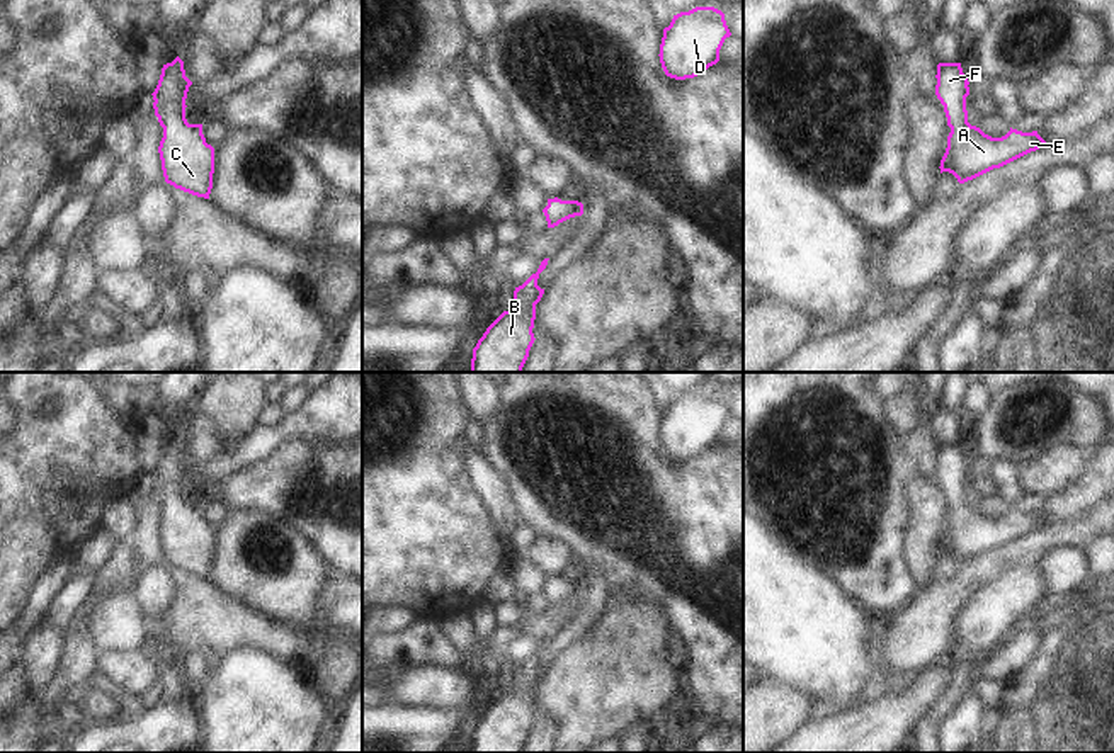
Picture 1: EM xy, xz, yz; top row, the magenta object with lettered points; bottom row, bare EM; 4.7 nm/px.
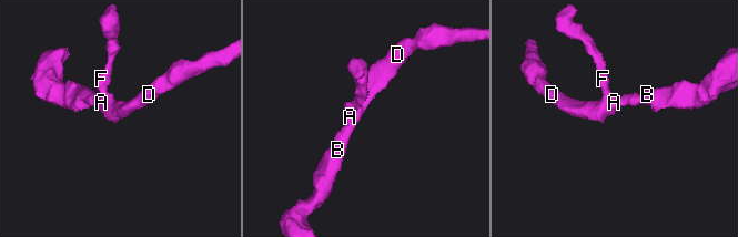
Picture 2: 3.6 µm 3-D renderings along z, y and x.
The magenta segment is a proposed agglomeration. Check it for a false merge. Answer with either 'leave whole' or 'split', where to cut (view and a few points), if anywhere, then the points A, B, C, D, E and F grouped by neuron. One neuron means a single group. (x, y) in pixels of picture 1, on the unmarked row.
leave whole; cut none; groups A B C D E F

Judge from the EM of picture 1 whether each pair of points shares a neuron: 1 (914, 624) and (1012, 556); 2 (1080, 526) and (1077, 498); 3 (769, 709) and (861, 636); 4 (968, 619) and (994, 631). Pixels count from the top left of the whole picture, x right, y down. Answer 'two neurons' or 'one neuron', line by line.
1: one neuron
2: two neurons
3: two neurons
4: one neuron

